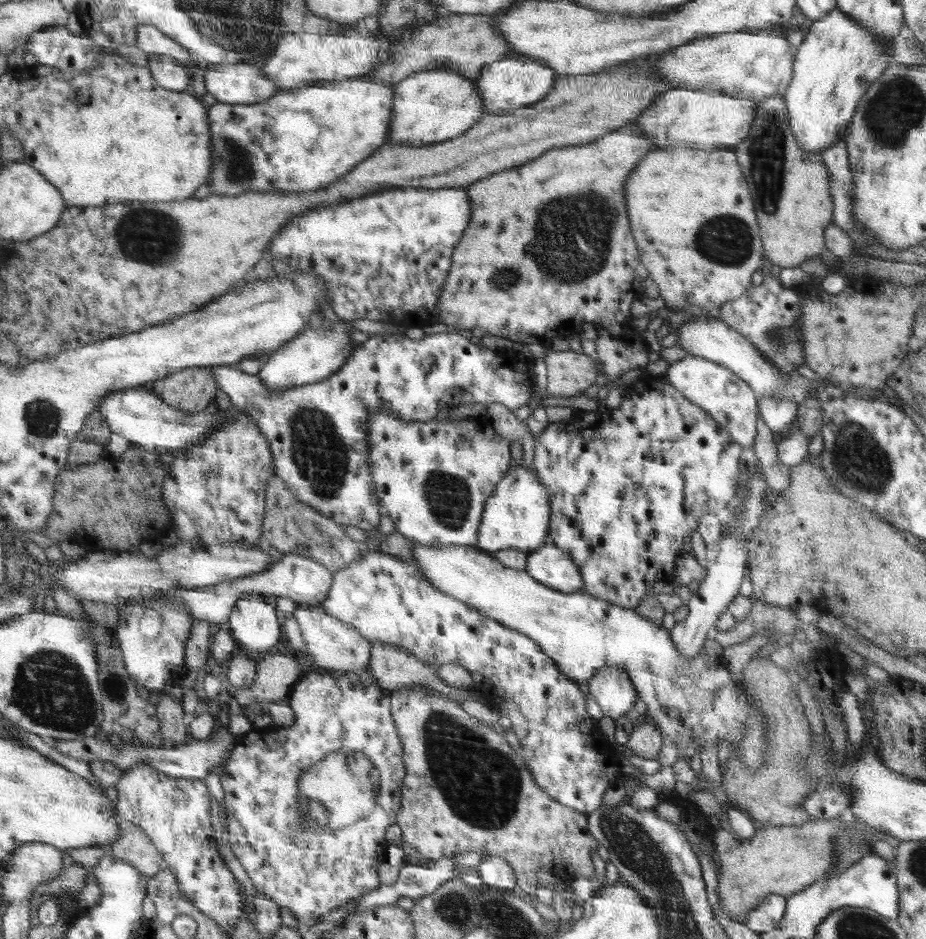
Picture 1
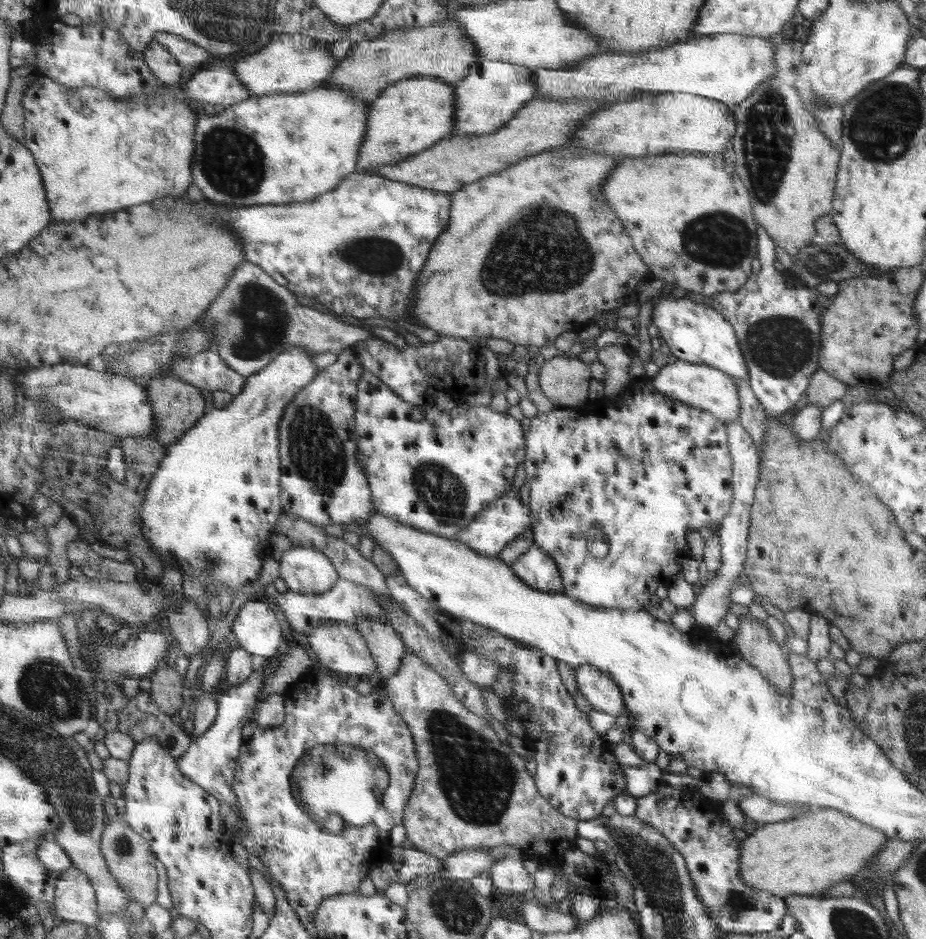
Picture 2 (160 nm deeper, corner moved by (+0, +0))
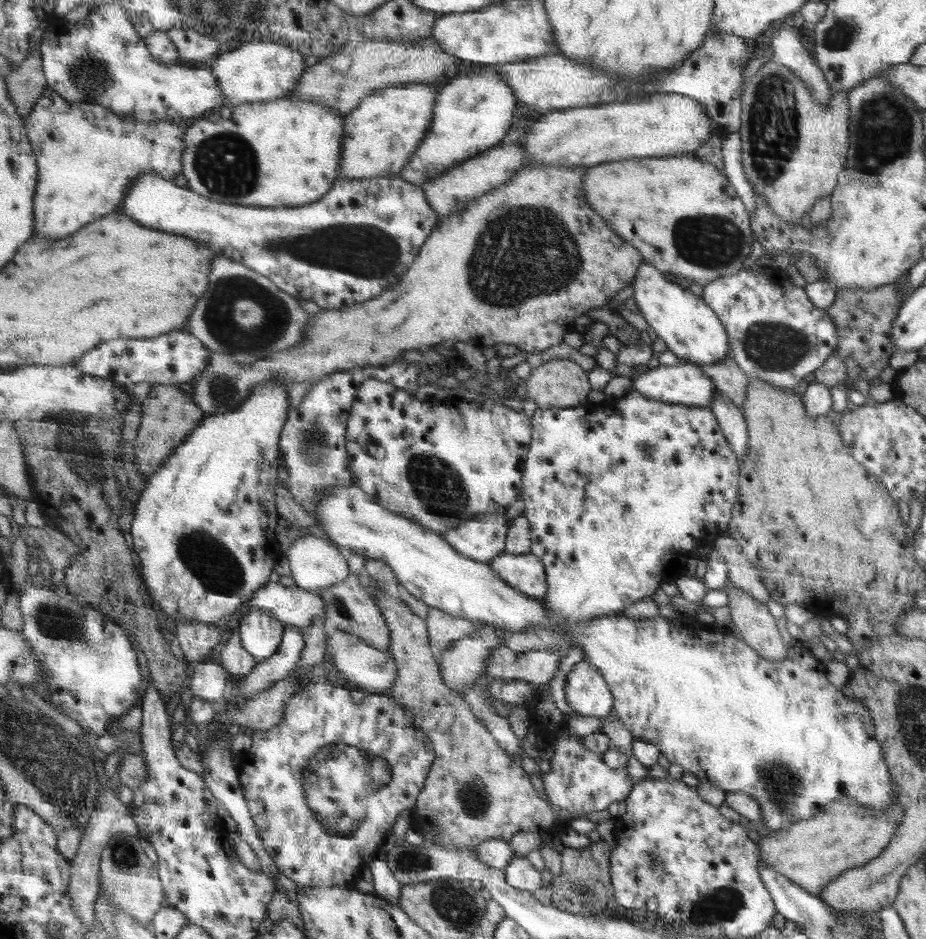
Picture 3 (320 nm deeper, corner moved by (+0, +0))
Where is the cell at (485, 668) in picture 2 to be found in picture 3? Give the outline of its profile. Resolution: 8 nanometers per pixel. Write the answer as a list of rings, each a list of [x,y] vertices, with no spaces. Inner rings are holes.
[[[502,645],[491,650],[486,661],[486,675],[492,681],[522,679],[543,686],[558,672],[563,656],[558,650],[517,652]]]

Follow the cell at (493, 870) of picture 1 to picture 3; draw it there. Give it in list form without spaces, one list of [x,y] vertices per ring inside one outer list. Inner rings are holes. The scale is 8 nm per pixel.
[[[515,856],[503,872],[506,884],[512,889],[518,888],[533,894],[542,888],[541,872],[534,868],[528,857]]]

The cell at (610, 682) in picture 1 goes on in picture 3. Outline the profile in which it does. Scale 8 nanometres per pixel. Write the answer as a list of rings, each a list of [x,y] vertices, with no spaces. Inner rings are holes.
[[[578,662],[571,668],[564,692],[566,702],[574,712],[602,717],[613,713],[613,693],[601,671],[588,662]]]

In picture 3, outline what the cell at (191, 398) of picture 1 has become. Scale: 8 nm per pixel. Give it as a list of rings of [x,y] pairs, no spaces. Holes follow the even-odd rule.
[[[154,384],[144,405],[144,413],[136,435],[134,466],[137,471],[149,479],[197,428],[202,418],[204,418],[204,411],[192,400],[192,394],[182,392],[174,385]]]

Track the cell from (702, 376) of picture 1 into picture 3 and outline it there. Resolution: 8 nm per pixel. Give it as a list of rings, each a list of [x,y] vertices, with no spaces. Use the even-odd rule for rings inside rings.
[[[681,362],[675,366],[660,365],[632,380],[634,380],[632,382],[632,391],[638,391],[638,393],[648,398],[666,403],[709,408],[717,400],[719,393],[713,378],[705,374],[698,365],[690,362]]]

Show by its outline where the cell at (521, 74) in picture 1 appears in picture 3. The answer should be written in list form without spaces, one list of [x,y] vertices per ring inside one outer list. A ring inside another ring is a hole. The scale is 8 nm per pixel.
[[[473,63],[467,74],[446,82],[440,88],[434,104],[432,126],[412,160],[398,174],[400,179],[423,187],[427,173],[446,171],[446,168],[456,166],[456,162],[493,148],[512,126],[516,99],[516,91],[505,82],[500,67],[496,69],[496,65]]]

